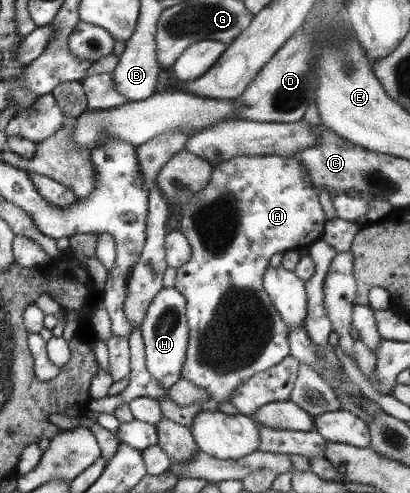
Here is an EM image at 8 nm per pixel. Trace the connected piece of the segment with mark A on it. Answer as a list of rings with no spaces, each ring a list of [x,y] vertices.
[[[275,155],[233,156],[217,163],[212,167],[212,177],[205,188],[191,195],[180,210],[172,212],[177,216],[176,230],[185,236],[191,251],[189,260],[175,269],[174,280],[177,292],[185,298],[188,326],[181,379],[205,391],[206,400],[183,408],[168,403],[167,398],[158,400],[158,404],[163,418],[189,430],[197,413],[217,412],[217,405],[228,402],[235,388],[288,356],[288,328],[263,290],[263,273],[272,254],[307,247],[319,239],[327,219],[303,165],[293,158]]]

